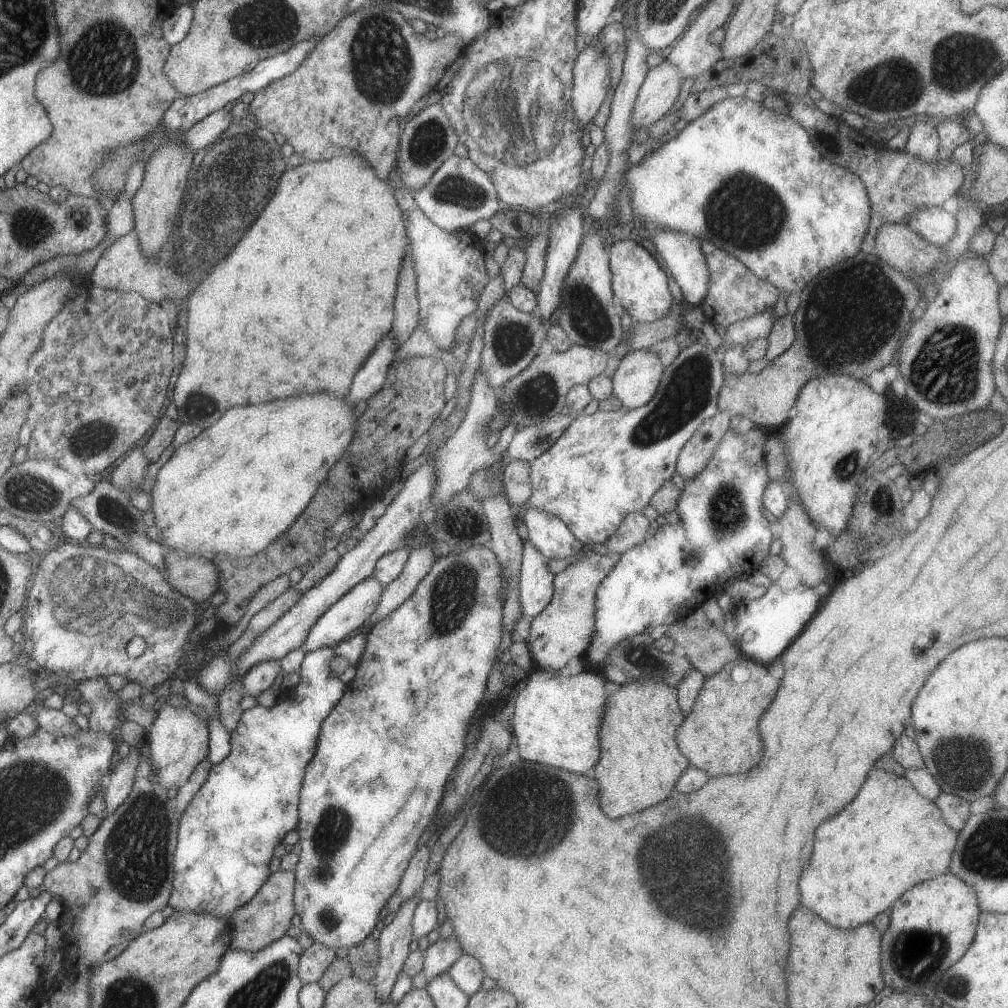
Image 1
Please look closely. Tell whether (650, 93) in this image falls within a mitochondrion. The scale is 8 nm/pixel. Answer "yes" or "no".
no

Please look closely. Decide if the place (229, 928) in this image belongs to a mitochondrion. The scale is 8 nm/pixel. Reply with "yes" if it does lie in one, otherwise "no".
no

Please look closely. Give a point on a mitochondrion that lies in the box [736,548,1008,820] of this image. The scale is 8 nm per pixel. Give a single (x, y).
(967, 761)

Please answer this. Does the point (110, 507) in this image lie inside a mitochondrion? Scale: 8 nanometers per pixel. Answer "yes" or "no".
yes

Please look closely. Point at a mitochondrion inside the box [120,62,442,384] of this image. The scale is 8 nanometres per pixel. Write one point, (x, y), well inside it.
(237, 174)

